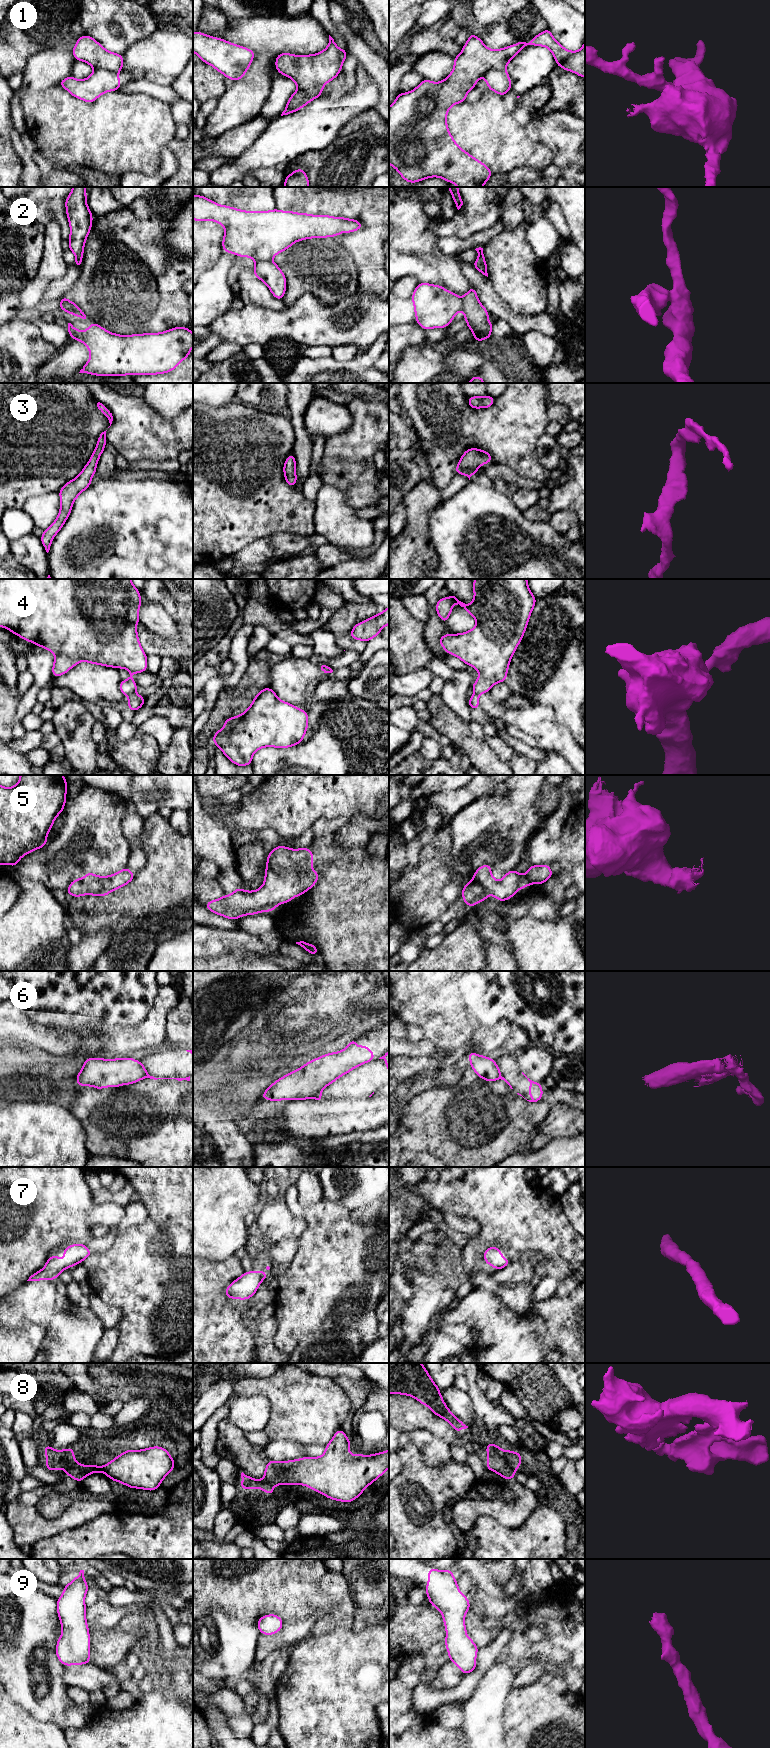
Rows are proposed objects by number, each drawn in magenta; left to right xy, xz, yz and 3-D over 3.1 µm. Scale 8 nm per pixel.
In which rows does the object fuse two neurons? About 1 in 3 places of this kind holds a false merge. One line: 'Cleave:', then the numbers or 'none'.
Cleave: 1, 2, 4, 6, 8

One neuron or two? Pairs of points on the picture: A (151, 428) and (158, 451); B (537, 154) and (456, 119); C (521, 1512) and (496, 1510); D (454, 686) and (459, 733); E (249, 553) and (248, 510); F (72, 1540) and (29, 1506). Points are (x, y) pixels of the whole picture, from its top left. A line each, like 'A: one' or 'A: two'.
A: one
B: one
C: one
D: two
E: two
F: two

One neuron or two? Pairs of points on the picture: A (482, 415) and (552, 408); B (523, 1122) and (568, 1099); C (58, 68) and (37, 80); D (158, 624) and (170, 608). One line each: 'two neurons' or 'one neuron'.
A: two neurons
B: two neurons
C: one neuron
D: two neurons

